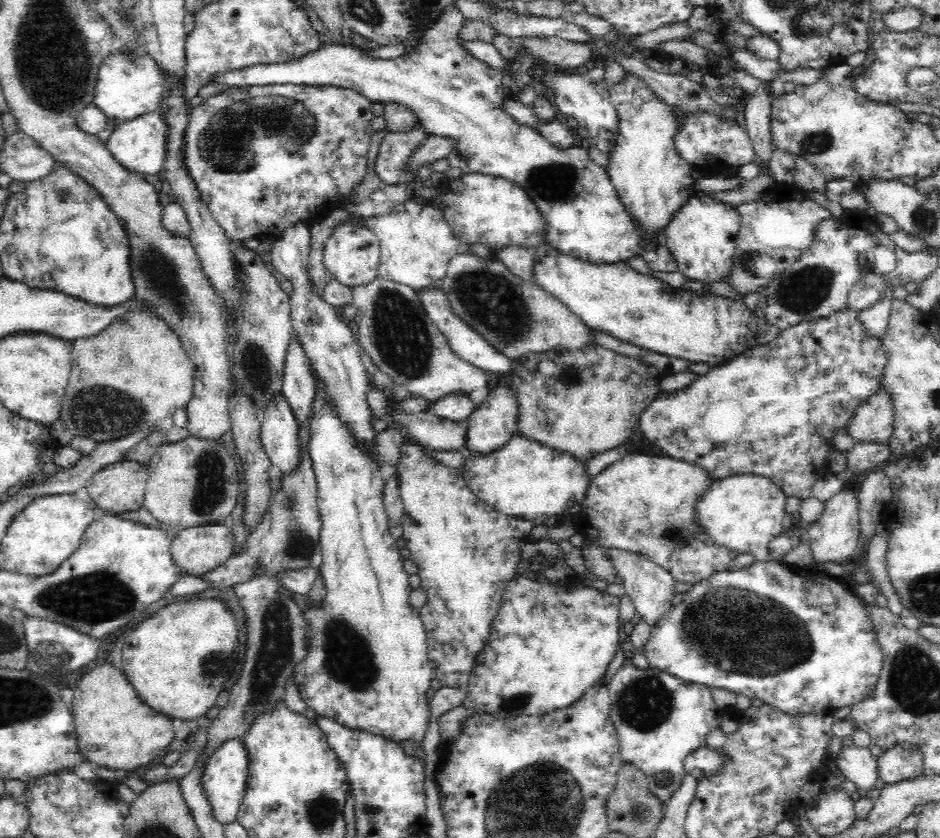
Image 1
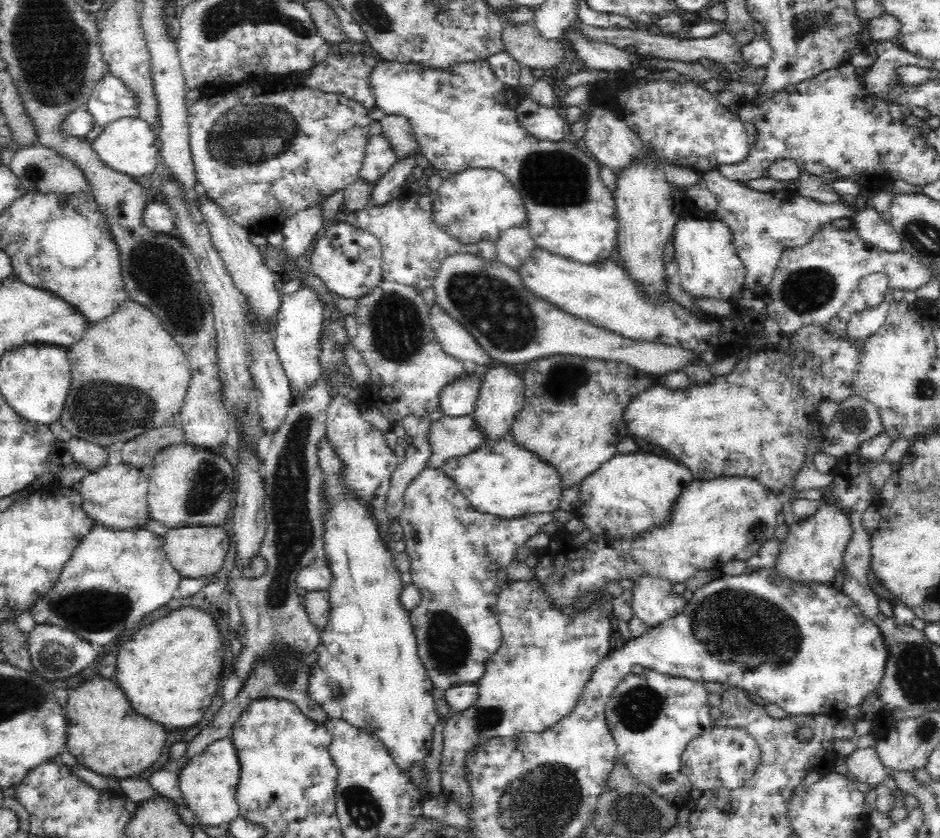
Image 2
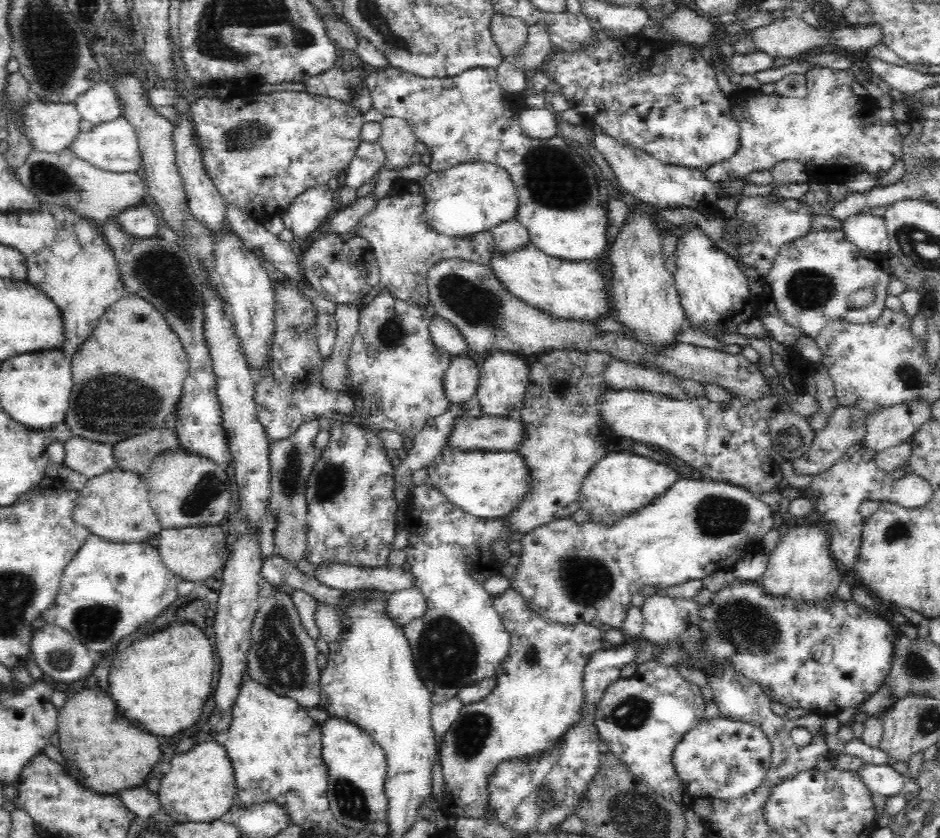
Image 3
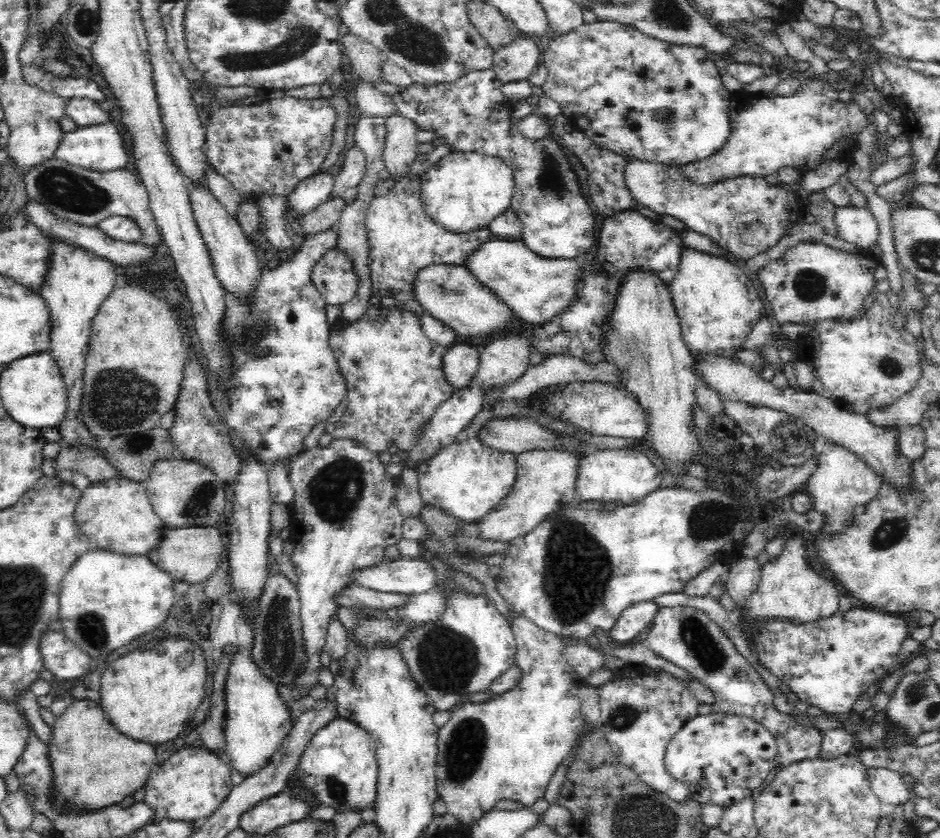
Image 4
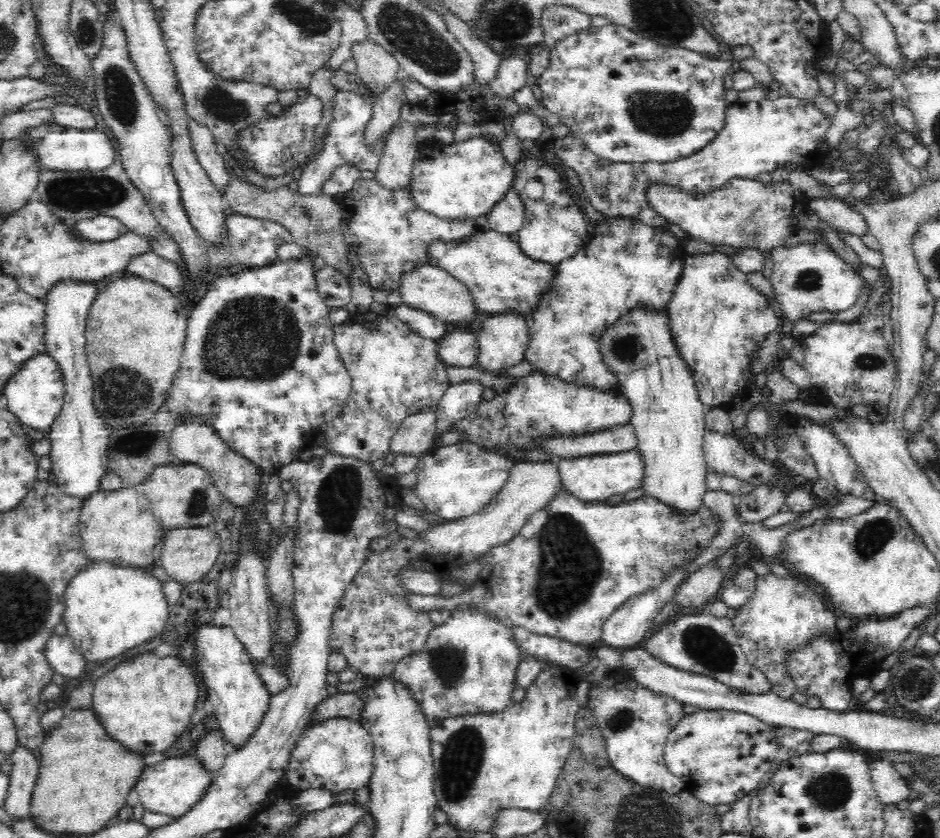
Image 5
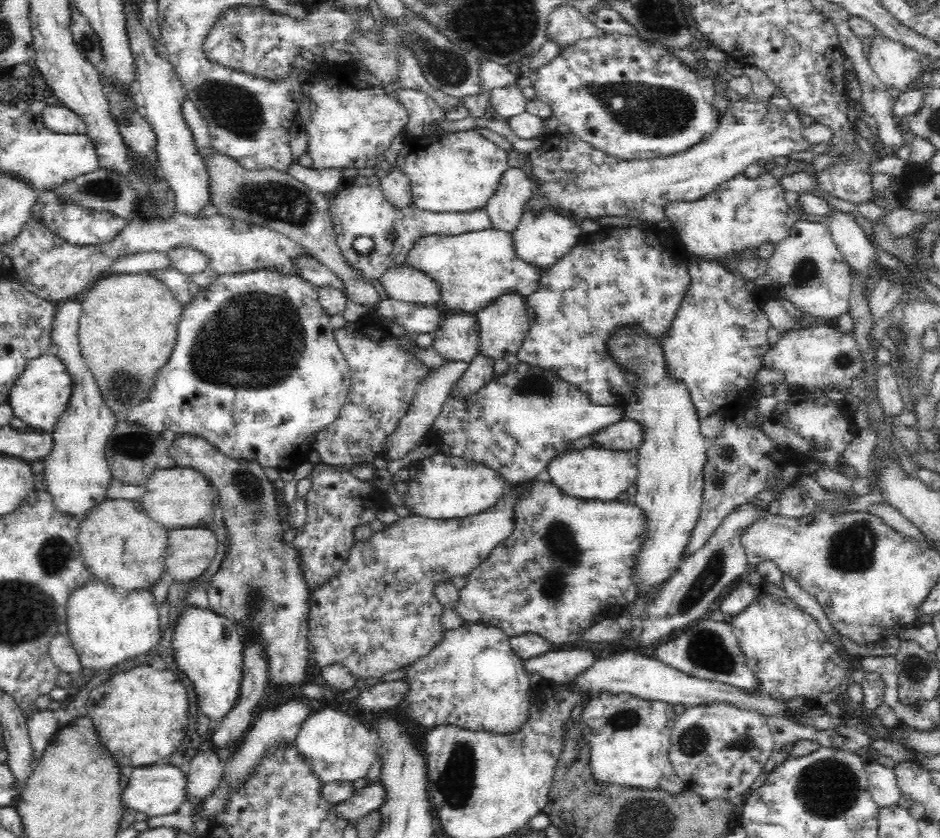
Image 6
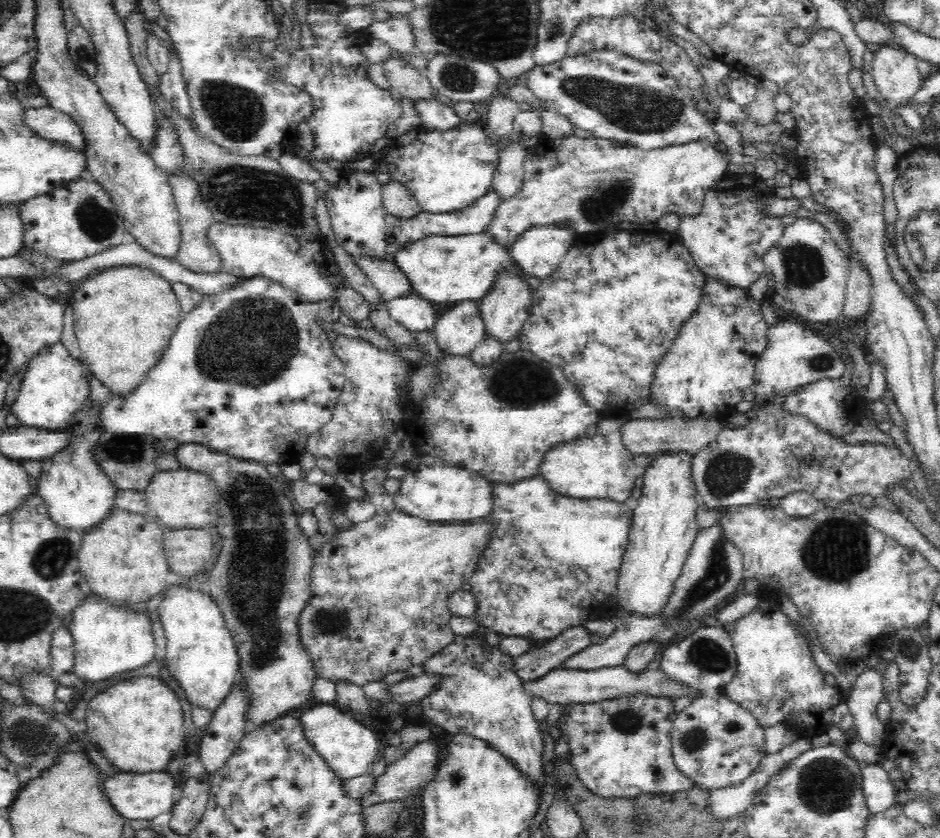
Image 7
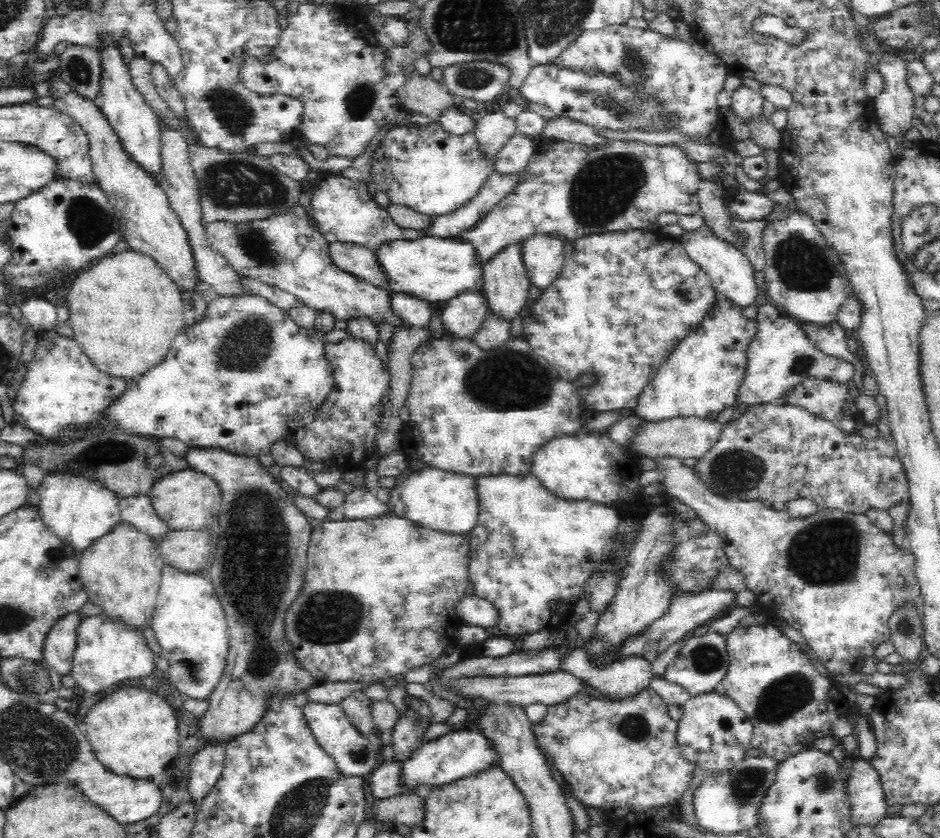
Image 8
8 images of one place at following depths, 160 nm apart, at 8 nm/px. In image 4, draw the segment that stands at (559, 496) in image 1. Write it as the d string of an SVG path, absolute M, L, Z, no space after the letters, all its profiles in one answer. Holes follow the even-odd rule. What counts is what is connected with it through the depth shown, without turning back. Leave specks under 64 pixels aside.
M483 402L481 411L466 428L454 437L450 446L445 446L438 454L421 459L415 466L418 492L426 506L440 508L462 524L471 526L493 509L511 489L516 478L516 454L496 450L478 437L478 432L486 422L495 418L490 404Z

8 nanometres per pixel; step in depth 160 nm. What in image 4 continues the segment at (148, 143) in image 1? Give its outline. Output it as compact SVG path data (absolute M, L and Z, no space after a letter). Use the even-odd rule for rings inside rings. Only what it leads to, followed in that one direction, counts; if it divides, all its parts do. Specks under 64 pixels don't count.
M108 123L76 127L64 133L57 142L54 158L72 166L92 170L94 172L108 172L117 168L125 168L128 164L128 155L124 149L122 135L119 134L115 123Z

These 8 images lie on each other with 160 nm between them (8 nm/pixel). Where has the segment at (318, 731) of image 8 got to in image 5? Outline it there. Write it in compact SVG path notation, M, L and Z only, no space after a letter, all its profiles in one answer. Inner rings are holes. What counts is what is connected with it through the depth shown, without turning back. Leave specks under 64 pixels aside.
M346 718L322 719L322 722L312 722L304 730L280 782L298 792L312 788L326 788L335 794L348 789L355 792L362 786L369 786L374 766L373 757L373 741L362 724Z

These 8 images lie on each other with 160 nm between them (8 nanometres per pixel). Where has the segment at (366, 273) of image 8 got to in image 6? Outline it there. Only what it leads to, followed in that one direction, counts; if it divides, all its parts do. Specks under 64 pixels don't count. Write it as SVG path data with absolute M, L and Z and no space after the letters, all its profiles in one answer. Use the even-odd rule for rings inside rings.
M407 265L386 270L379 282L387 299L435 307L440 301L436 283Z

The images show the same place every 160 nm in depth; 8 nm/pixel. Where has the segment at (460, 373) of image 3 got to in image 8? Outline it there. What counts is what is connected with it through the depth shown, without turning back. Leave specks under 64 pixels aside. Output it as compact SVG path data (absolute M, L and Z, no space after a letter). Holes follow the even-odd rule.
M481 289L465 290L446 302L442 324L452 338L470 338L490 314L489 305Z

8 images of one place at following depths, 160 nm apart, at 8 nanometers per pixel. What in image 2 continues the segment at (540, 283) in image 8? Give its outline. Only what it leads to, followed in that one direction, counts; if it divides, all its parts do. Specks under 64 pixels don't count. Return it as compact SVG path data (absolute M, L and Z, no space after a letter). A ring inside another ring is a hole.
M378 60L370 74L370 87L374 93L375 108L386 115L408 119L419 144L419 154L428 159L432 168L438 168L443 174L457 173L468 167L503 172L521 194L526 227L537 248L580 264L611 258L616 250L617 210L614 198L602 182L600 165L572 141L541 141L528 134L516 114L517 102L525 97L524 94L502 84L488 61L478 60L452 66L448 70L432 70L409 63Z

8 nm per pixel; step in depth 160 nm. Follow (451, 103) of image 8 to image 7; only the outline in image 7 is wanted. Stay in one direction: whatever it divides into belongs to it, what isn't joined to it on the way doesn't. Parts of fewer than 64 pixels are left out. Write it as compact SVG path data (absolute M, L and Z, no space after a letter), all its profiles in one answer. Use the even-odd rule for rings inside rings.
M399 55L384 60L381 66L386 80L392 88L398 90L401 98L418 104L438 96L439 92L432 88L425 73L406 63Z

